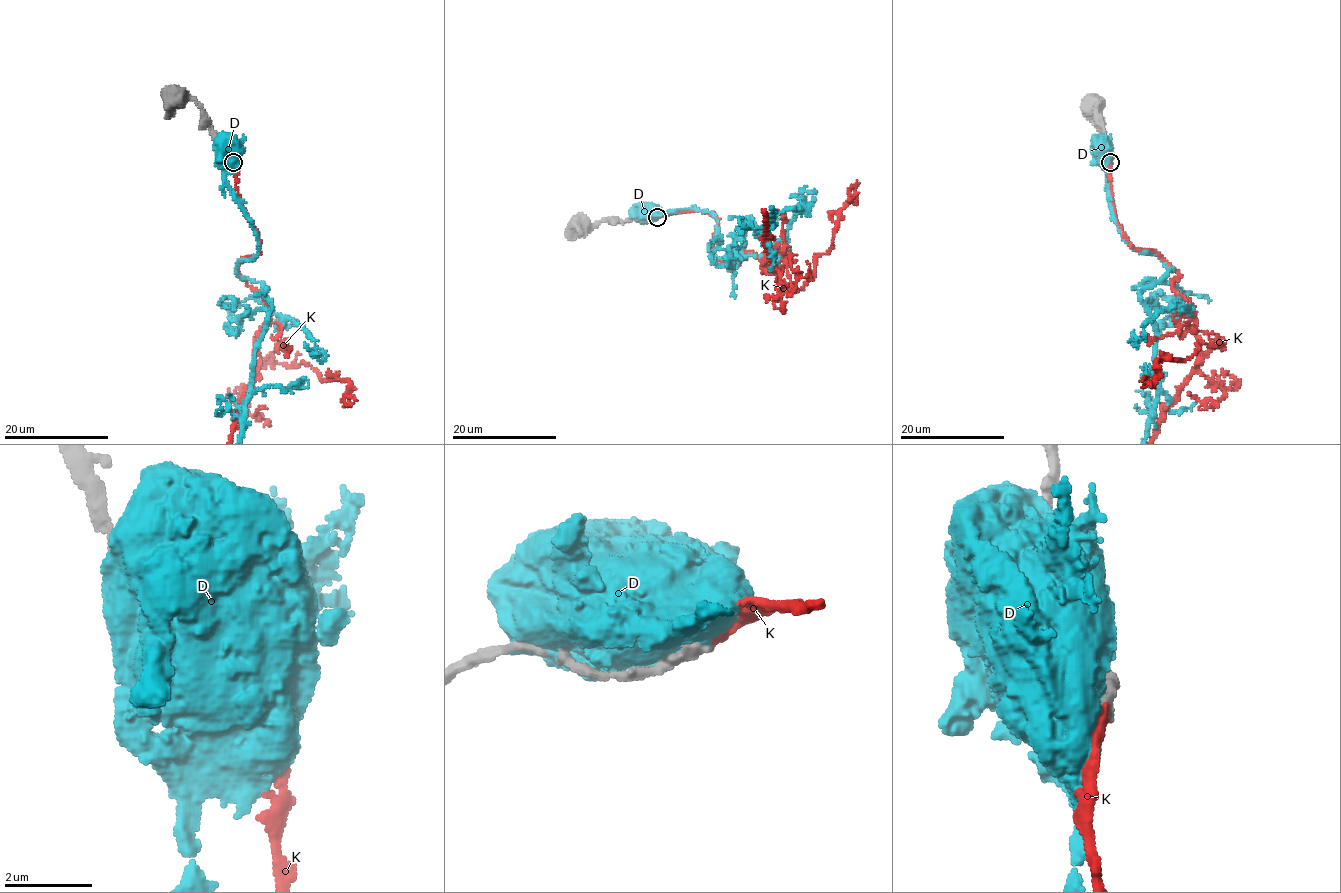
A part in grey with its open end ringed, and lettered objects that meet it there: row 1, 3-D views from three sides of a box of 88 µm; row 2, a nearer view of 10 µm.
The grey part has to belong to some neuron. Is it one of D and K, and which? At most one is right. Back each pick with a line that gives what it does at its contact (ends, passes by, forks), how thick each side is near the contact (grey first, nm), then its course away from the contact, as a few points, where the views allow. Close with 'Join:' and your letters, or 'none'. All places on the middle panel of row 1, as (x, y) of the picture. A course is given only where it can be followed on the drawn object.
K: it ends; calibres 280 and 240 nm
Join: K

